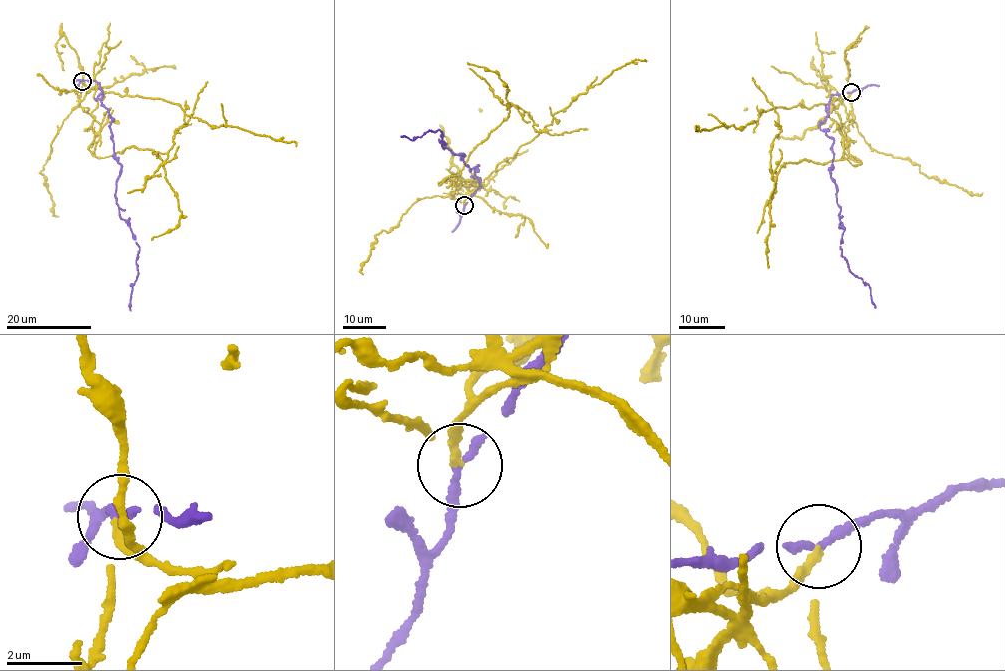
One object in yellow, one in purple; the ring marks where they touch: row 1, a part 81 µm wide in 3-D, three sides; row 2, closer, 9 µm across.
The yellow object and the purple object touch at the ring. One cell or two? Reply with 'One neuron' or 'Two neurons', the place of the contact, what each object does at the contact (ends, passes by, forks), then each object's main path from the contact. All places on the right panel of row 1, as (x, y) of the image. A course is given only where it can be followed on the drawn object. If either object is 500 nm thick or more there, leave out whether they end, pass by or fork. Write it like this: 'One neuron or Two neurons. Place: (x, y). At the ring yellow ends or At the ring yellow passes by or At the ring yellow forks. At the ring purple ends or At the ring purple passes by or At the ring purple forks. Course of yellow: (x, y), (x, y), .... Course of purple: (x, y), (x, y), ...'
Two neurons. Place: (851, 92). At the ring yellow ends. At the ring purple ends. Course of yellow: (851, 92), (852, 121), (843, 150), (860, 163), (840, 159), (785, 162), (771, 196), (767, 268). Course of purple: (851, 92), (831, 95), (819, 125), (833, 140), (841, 255), (870, 287), (875, 308)

